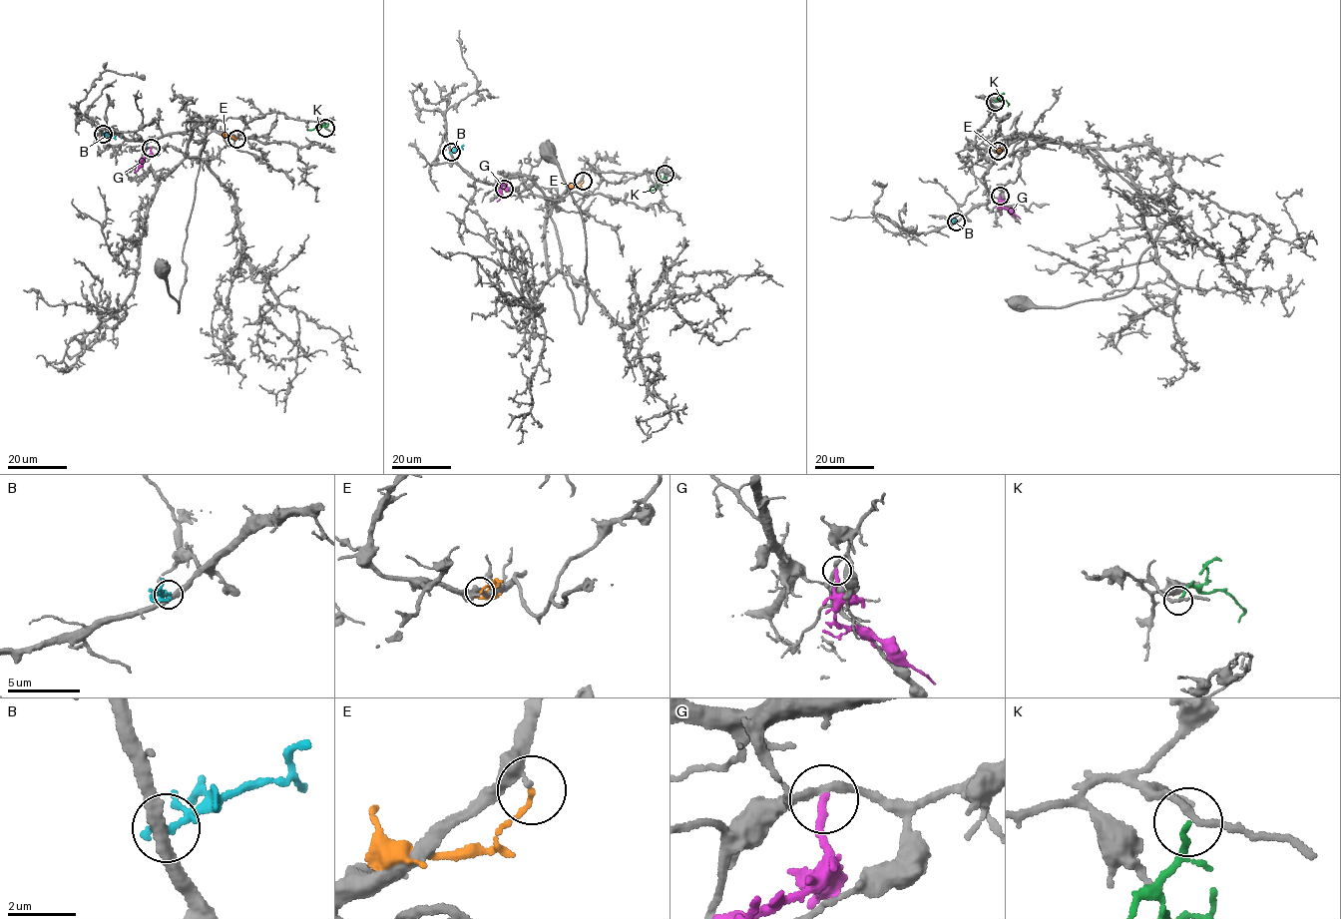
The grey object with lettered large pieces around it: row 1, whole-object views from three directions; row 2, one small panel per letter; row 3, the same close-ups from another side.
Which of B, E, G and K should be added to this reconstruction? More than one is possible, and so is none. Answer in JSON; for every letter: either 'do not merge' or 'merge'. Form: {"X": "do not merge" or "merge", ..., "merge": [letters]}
{"B": "do not merge", "E": "do not merge", "G": "do not merge", "K": "do not merge", "merge": []}

